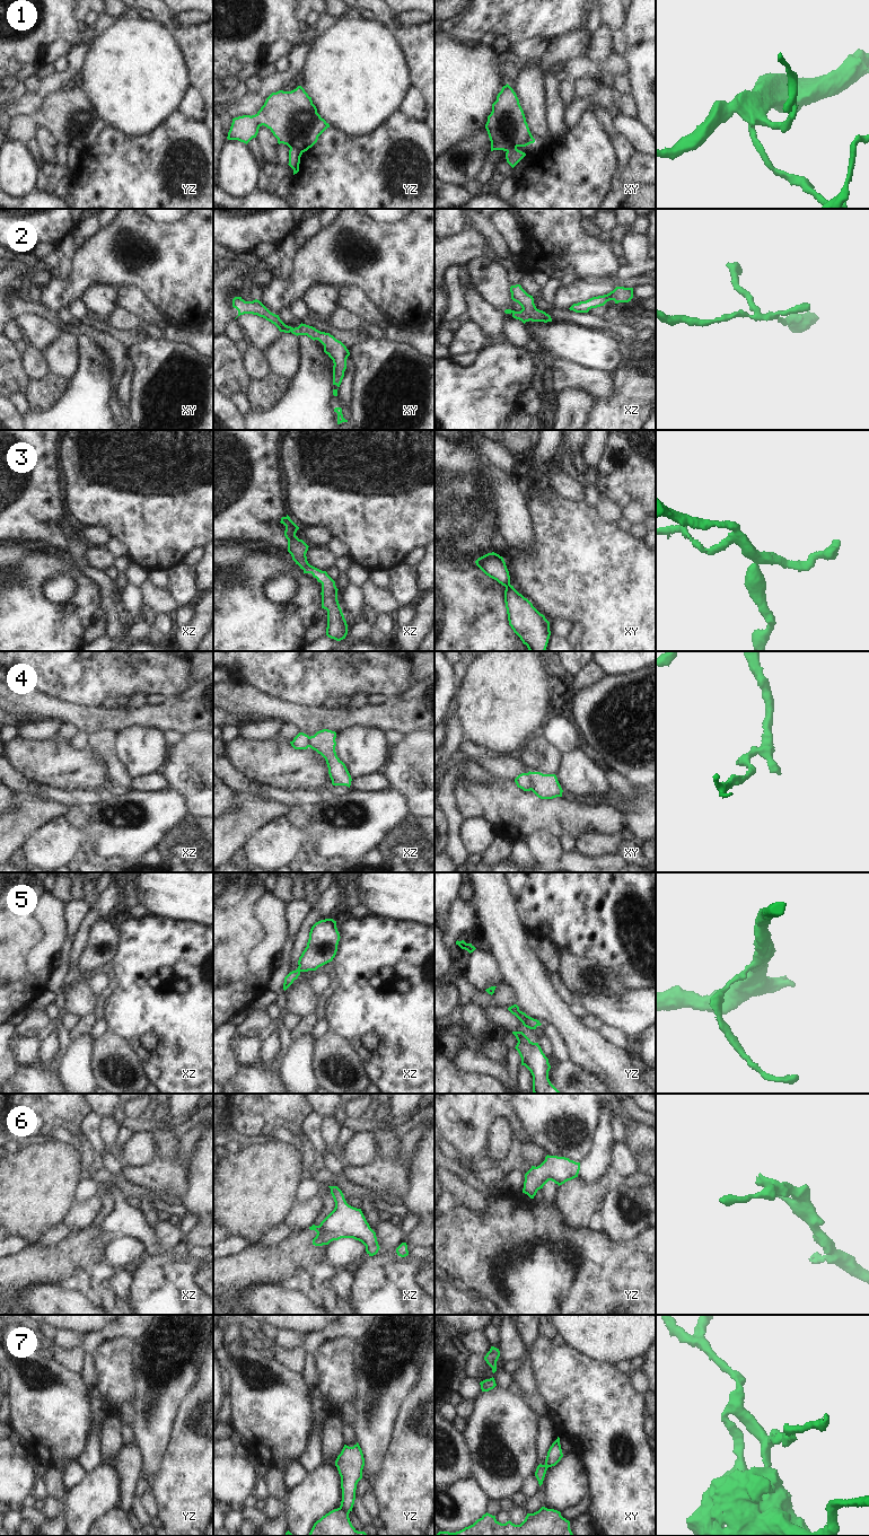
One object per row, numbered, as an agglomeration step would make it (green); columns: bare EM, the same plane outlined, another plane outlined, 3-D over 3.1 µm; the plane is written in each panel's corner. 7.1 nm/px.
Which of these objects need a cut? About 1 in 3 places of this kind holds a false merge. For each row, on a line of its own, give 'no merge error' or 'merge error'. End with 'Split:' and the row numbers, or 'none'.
1: merge error
2: no merge error
3: merge error
4: merge error
5: no merge error
6: no merge error
7: merge error
Split: 1, 3, 4, 7

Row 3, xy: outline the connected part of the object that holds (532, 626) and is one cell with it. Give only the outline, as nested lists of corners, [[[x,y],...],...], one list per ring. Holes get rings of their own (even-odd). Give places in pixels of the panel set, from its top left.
[[[509,585],[504,590],[509,625],[529,651],[545,651],[551,635],[550,622],[533,604]]]

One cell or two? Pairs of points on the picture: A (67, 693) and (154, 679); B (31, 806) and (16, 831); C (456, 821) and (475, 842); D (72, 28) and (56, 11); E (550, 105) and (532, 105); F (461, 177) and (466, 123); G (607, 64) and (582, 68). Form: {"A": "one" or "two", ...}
{"A": "one", "B": "one", "C": "two", "D": "one", "E": "two", "F": "two", "G": "one"}

